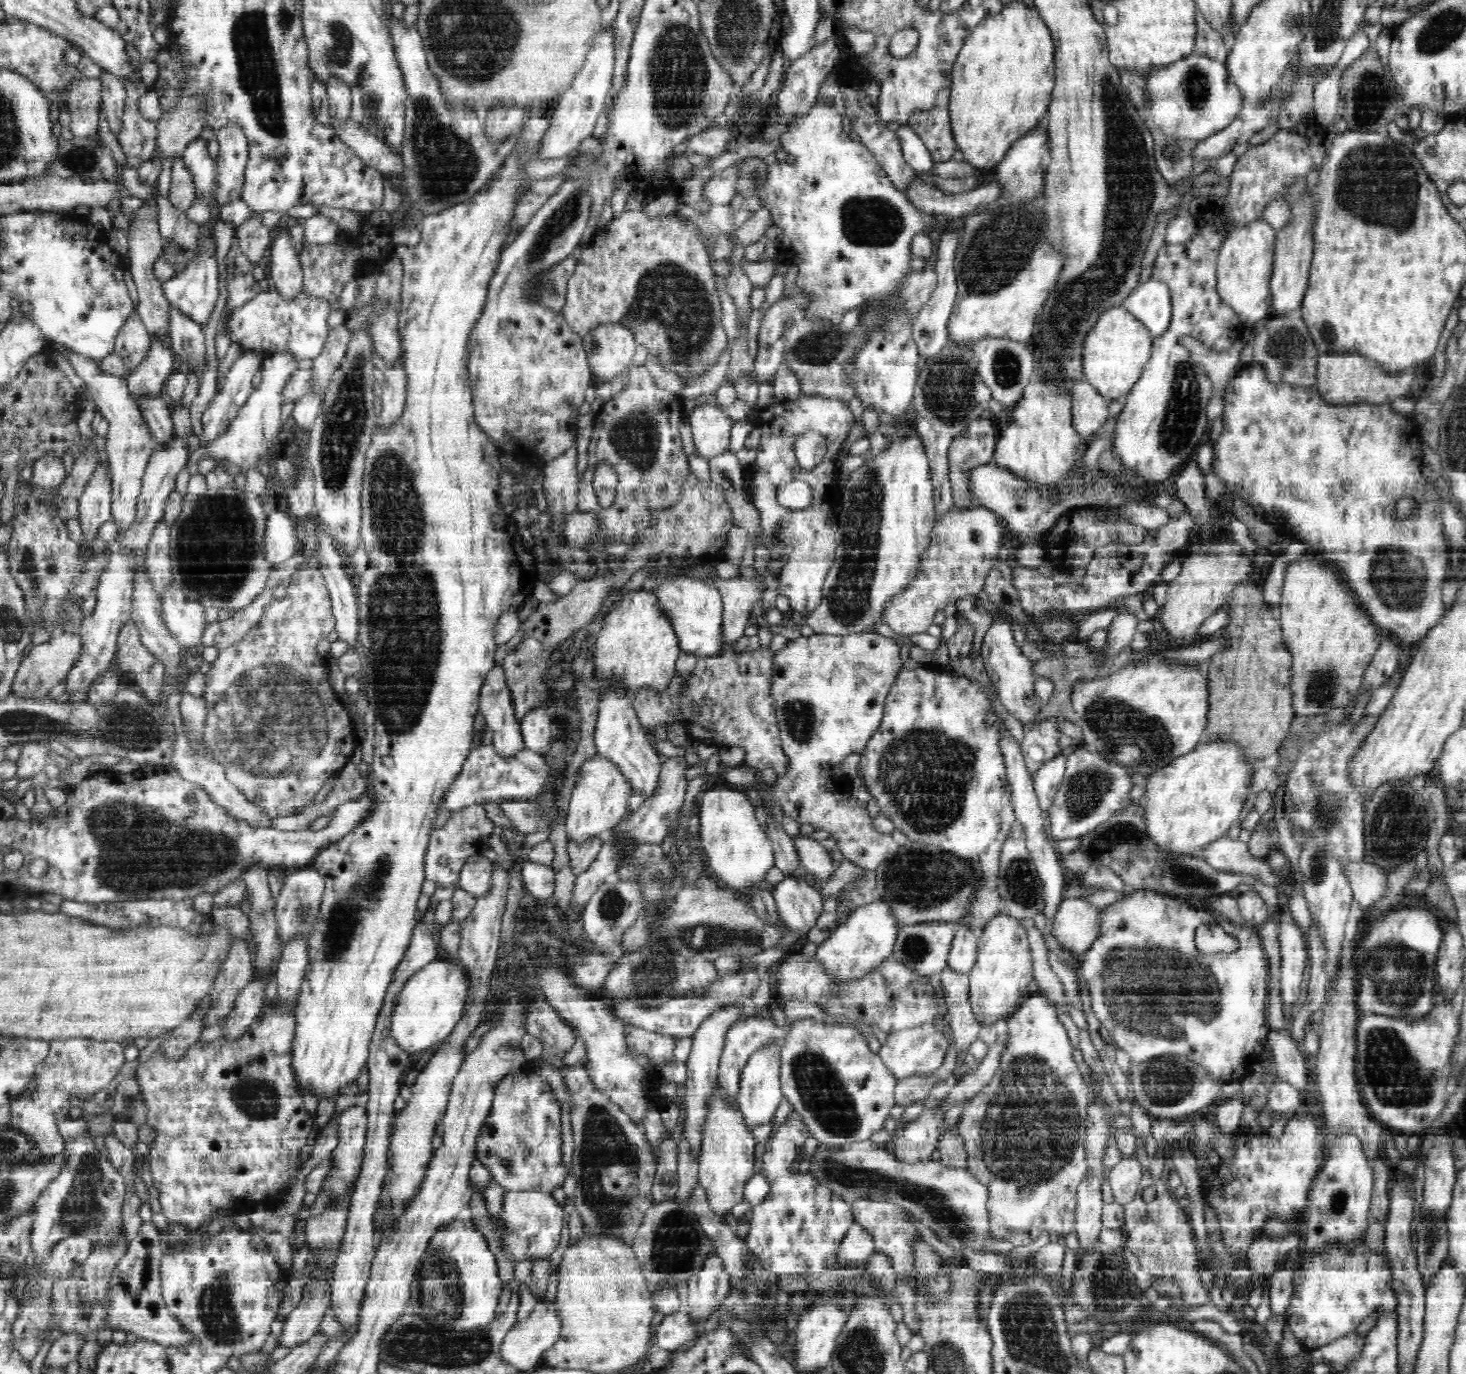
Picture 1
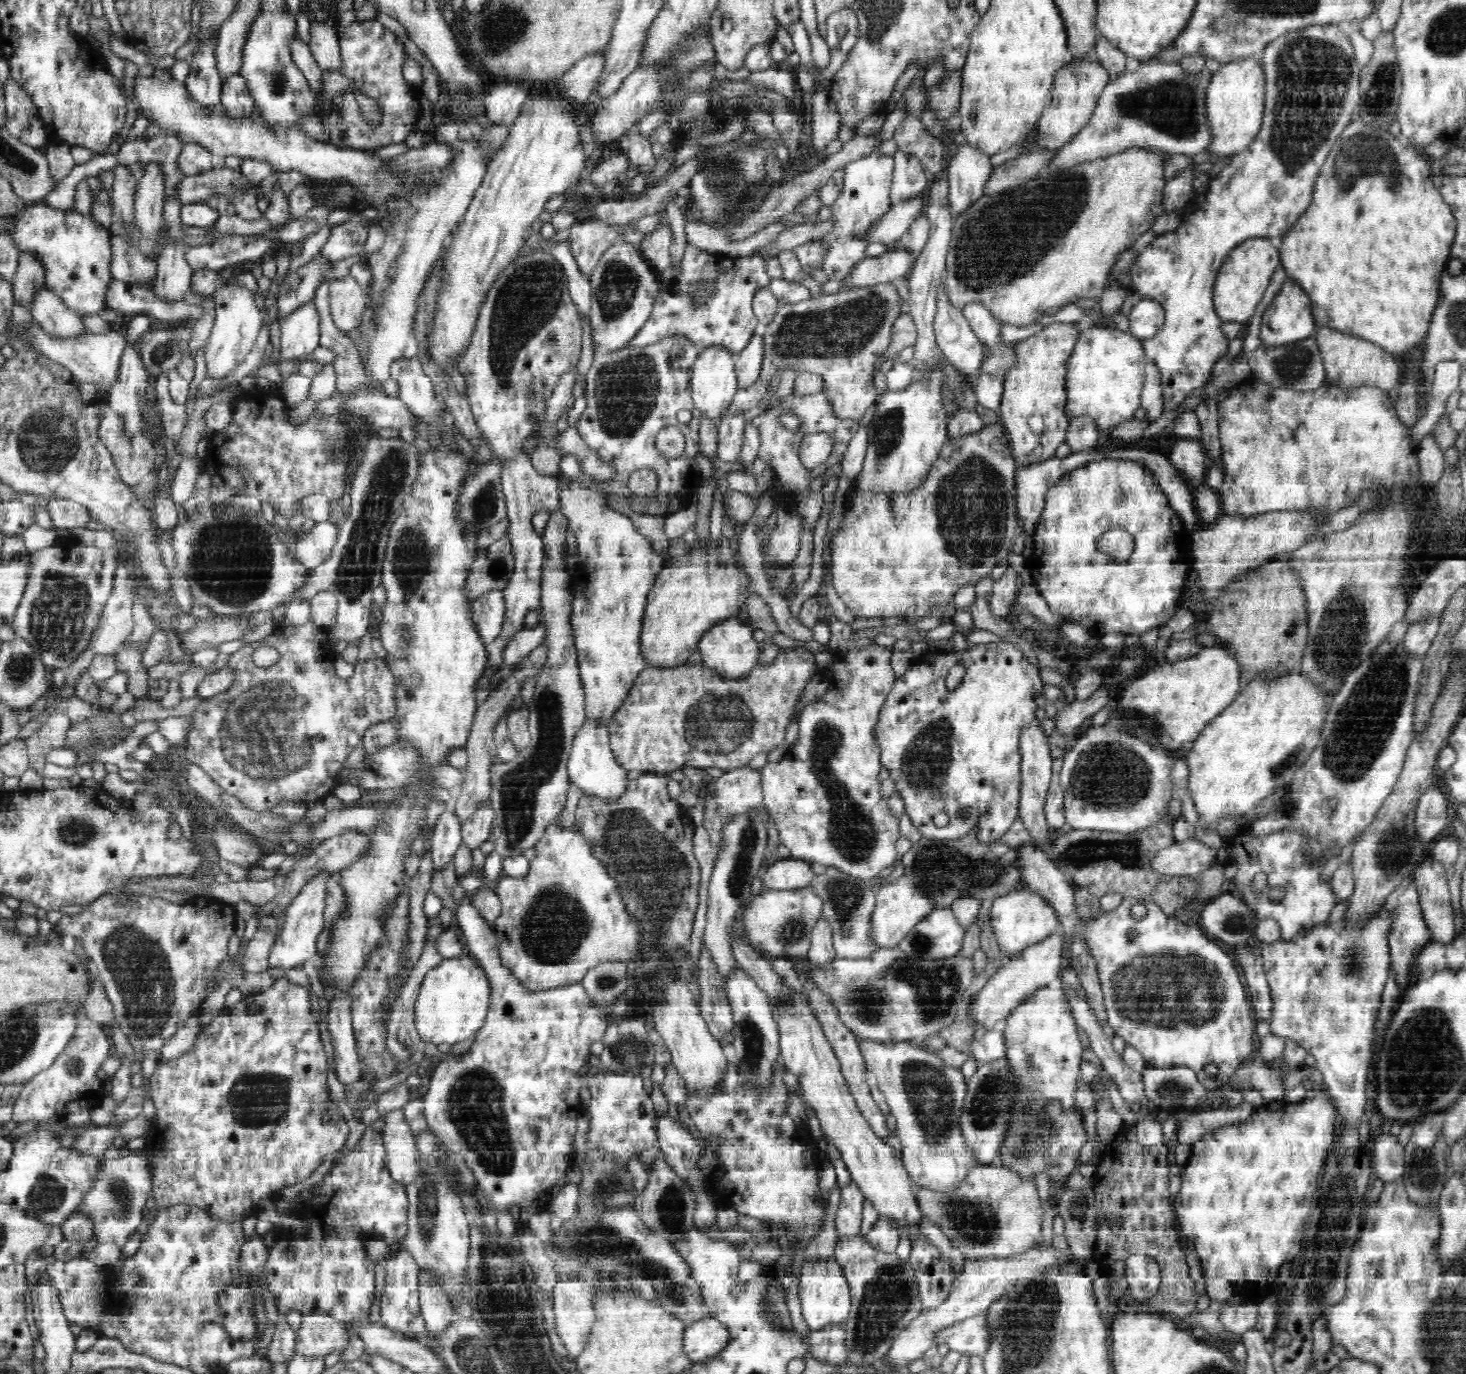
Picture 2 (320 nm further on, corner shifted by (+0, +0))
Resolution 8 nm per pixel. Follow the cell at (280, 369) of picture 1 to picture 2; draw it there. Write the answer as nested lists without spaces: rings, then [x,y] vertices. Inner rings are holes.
[[[314,301],[302,304],[280,324],[281,360],[296,360],[298,366],[320,346],[320,313]]]

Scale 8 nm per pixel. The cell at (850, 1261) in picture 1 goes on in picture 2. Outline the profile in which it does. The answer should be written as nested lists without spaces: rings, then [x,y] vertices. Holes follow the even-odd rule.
[[[850,1182],[842,1186],[840,1197],[840,1206],[836,1213],[838,1237],[860,1236],[865,1195],[856,1183]]]

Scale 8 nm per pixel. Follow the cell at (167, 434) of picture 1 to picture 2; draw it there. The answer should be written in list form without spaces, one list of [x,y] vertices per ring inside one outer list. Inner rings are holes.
[[[32,324],[30,332],[28,332],[27,344],[31,346],[32,351],[39,352],[52,362],[57,362],[66,367],[73,374],[73,377],[80,382],[94,385],[102,393],[108,393],[117,381],[118,369],[121,366],[121,356],[125,352],[126,338],[124,338],[124,334],[109,329],[106,332],[100,332],[100,334],[88,331],[80,338],[63,340],[62,338],[55,338],[50,334],[45,334],[38,324]]]

